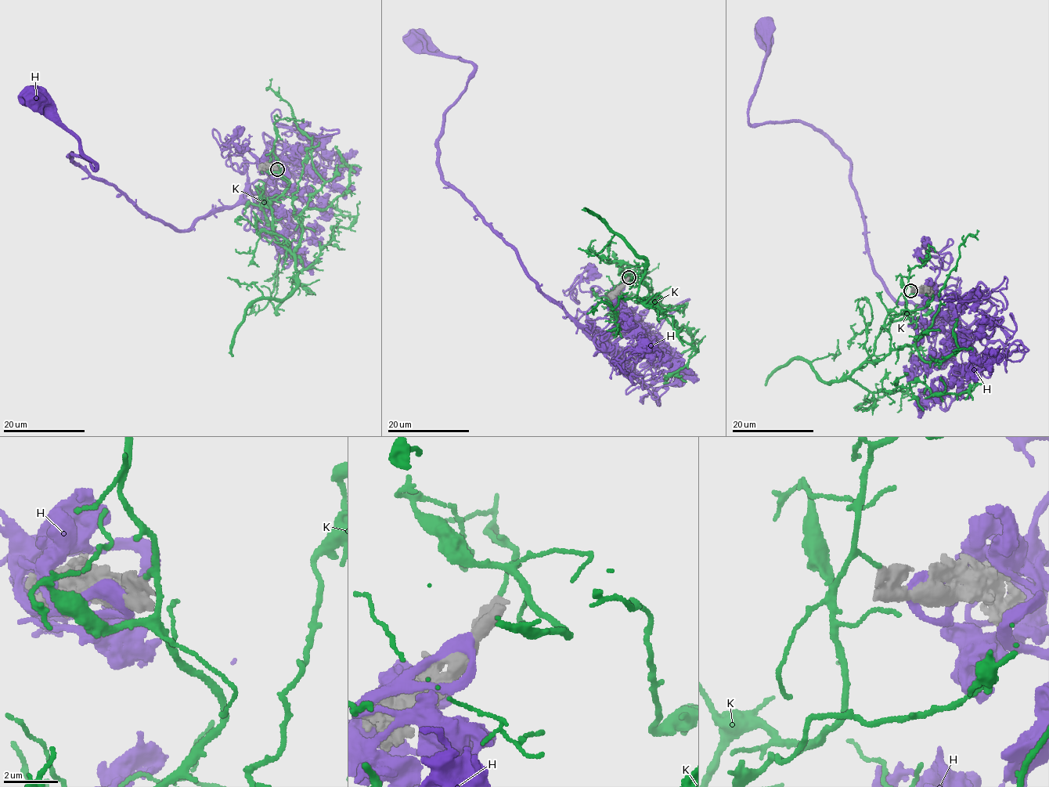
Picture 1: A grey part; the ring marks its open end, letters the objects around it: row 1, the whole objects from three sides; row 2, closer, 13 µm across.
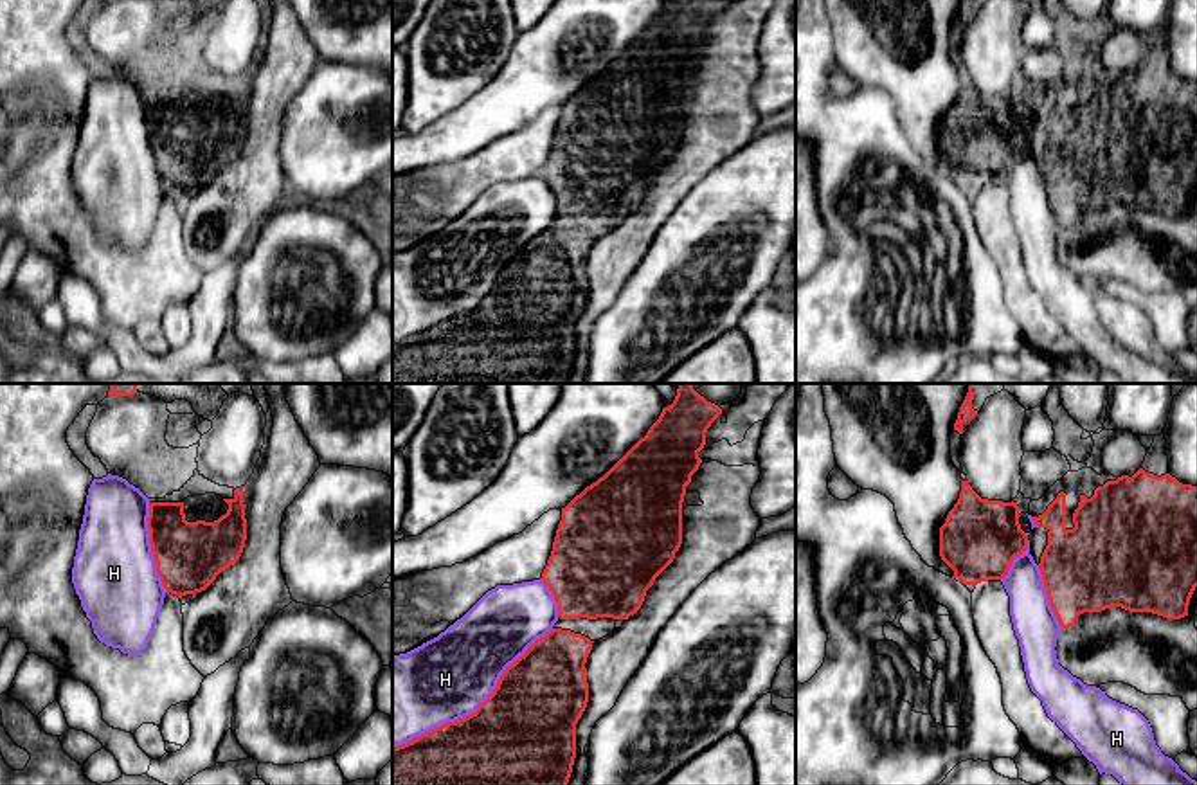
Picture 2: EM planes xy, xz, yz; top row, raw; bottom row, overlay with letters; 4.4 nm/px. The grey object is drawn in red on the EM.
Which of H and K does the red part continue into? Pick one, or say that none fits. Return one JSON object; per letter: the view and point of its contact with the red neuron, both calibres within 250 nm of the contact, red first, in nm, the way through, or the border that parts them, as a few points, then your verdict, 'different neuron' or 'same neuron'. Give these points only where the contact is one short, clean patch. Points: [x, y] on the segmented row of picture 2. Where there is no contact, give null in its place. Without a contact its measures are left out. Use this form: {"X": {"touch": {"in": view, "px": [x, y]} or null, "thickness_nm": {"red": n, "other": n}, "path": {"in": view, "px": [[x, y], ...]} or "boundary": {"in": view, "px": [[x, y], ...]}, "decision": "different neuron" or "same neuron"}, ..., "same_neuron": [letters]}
{"H": {"touch": {"in": "xz", "px": [477, 708]}, "thickness_nm": {"red": 460, "other": 380}, "decision": "different neuron"}, "K": {"touch": null, "decision": "different neuron"}, "same_neuron": []}

